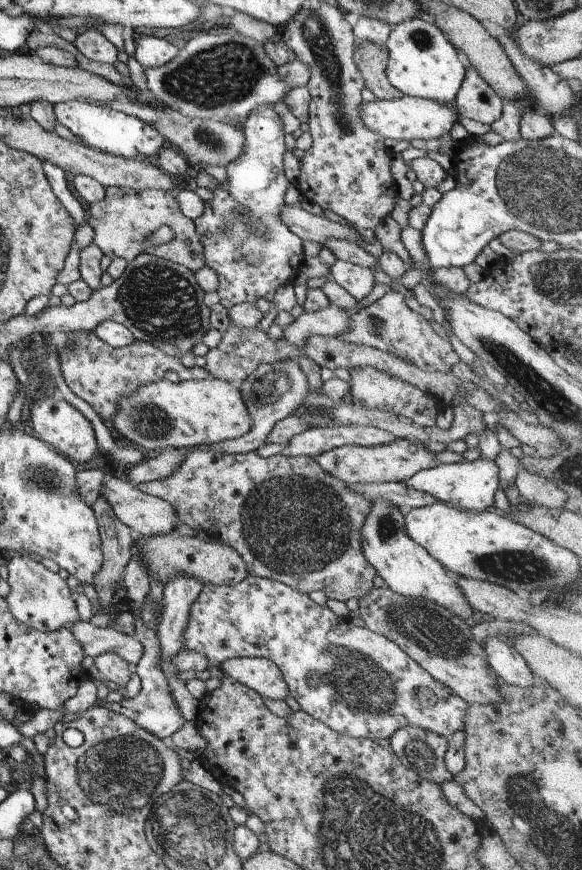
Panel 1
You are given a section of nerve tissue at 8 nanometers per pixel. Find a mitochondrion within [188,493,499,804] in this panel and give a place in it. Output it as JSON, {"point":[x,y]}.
{"point":[349,678]}

